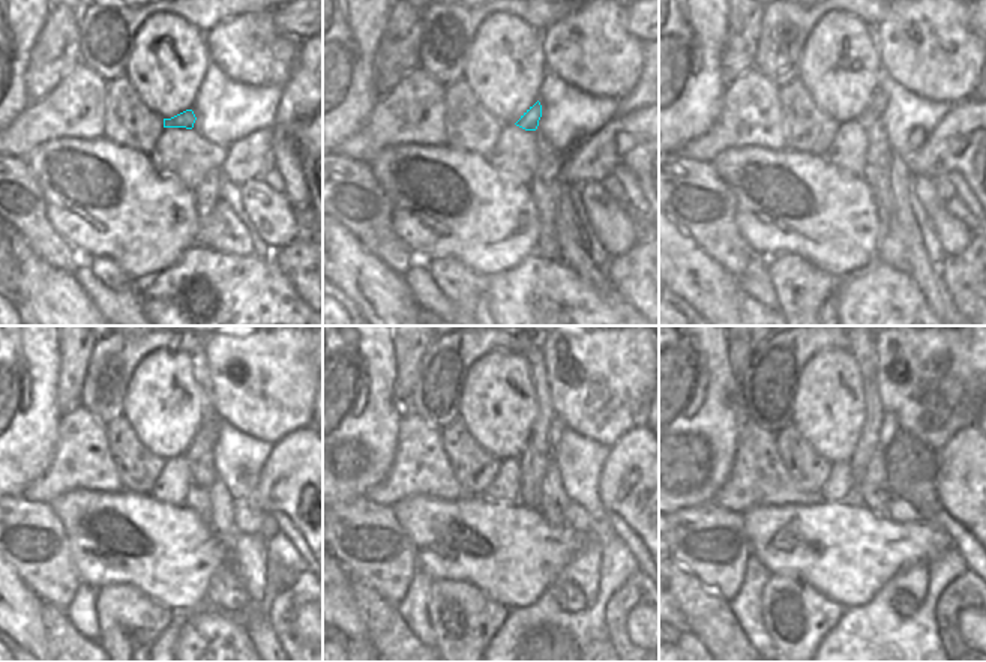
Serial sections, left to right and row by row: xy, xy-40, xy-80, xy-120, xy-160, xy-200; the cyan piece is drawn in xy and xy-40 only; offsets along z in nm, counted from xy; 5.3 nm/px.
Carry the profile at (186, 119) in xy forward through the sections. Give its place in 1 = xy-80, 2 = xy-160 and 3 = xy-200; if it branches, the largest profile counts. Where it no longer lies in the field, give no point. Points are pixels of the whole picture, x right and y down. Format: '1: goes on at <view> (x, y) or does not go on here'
1: goes on at xy-80 (874, 110)
2: goes on at xy-160 (556, 425)
3: goes on at xy-200 (889, 425)

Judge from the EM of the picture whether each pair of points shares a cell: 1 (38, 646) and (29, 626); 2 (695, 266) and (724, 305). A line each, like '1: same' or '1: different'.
1: same
2: same

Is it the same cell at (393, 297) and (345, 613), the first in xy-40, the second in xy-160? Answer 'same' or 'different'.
same

